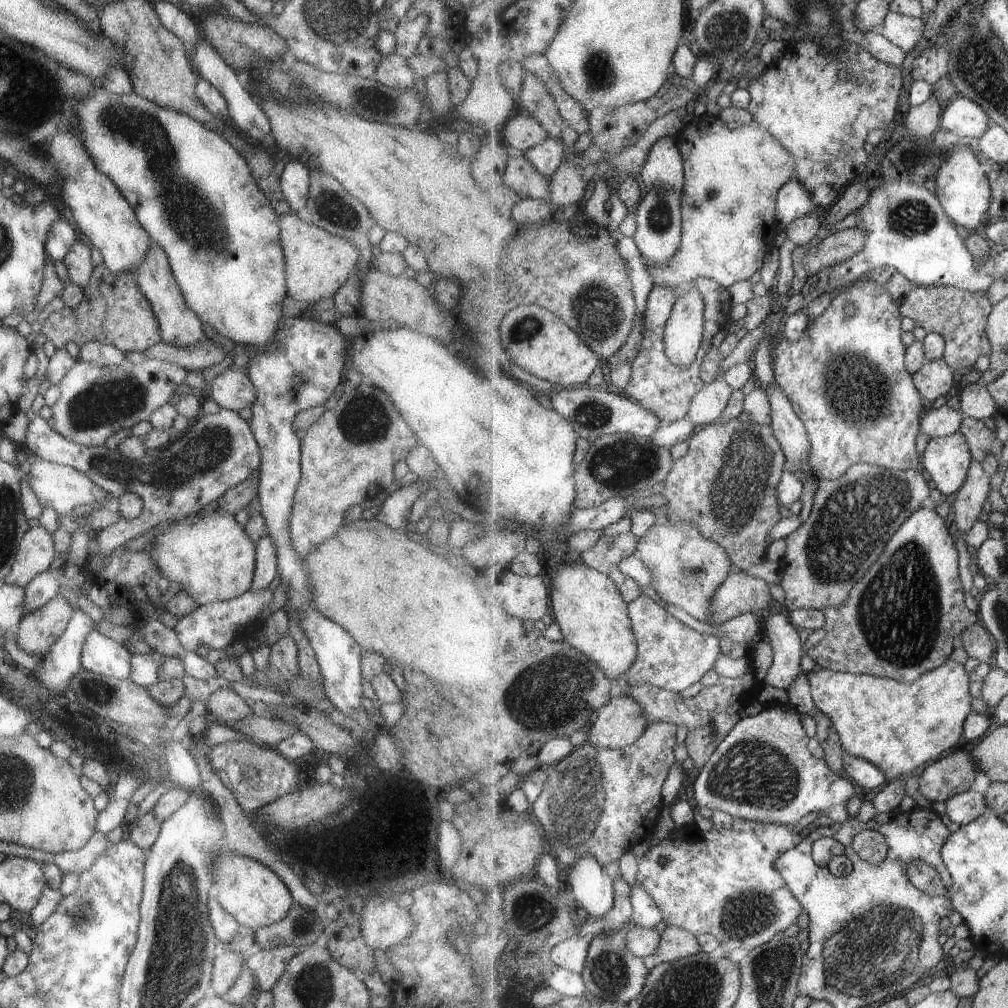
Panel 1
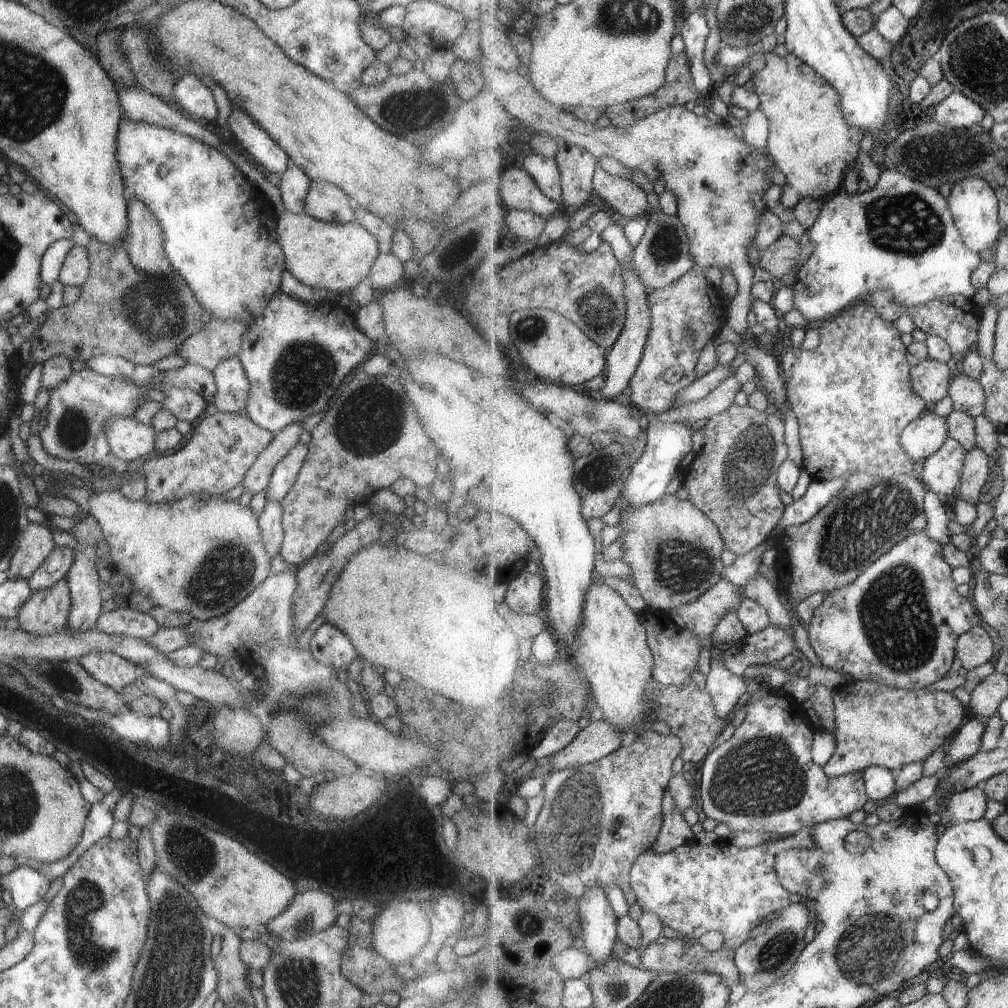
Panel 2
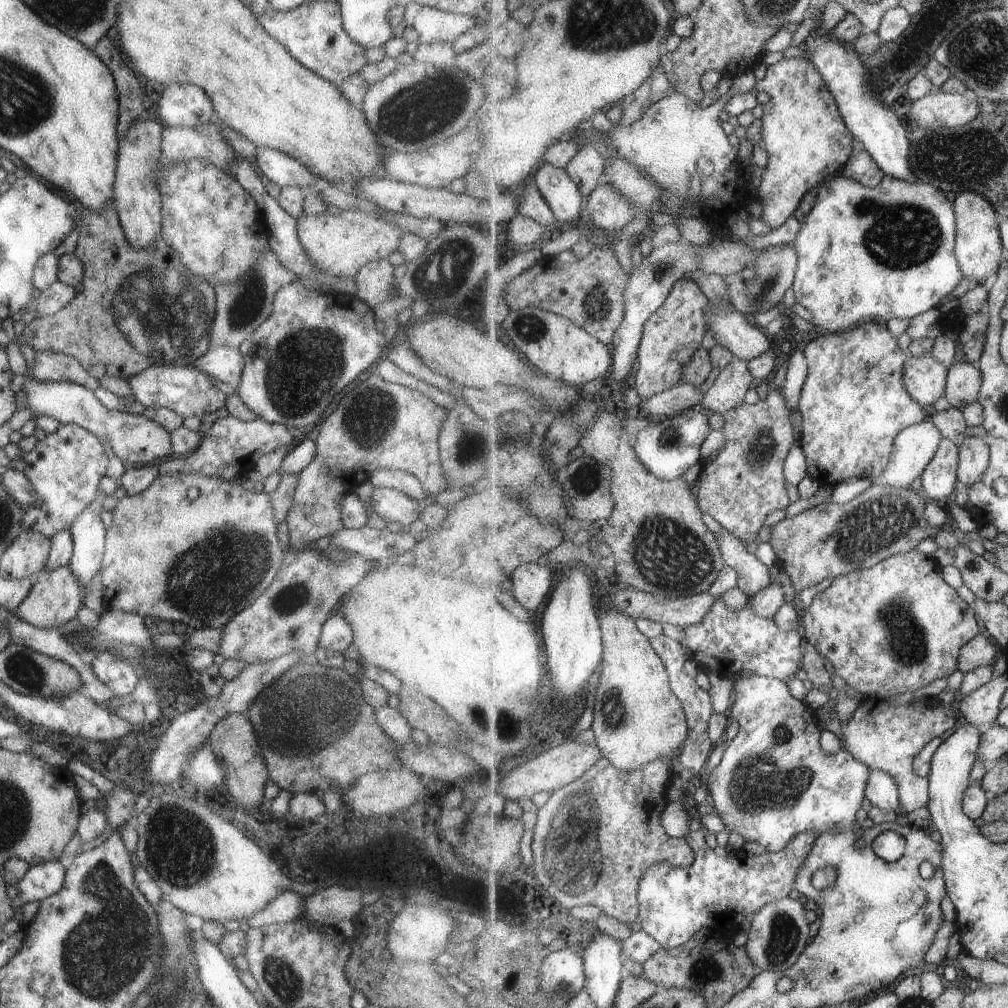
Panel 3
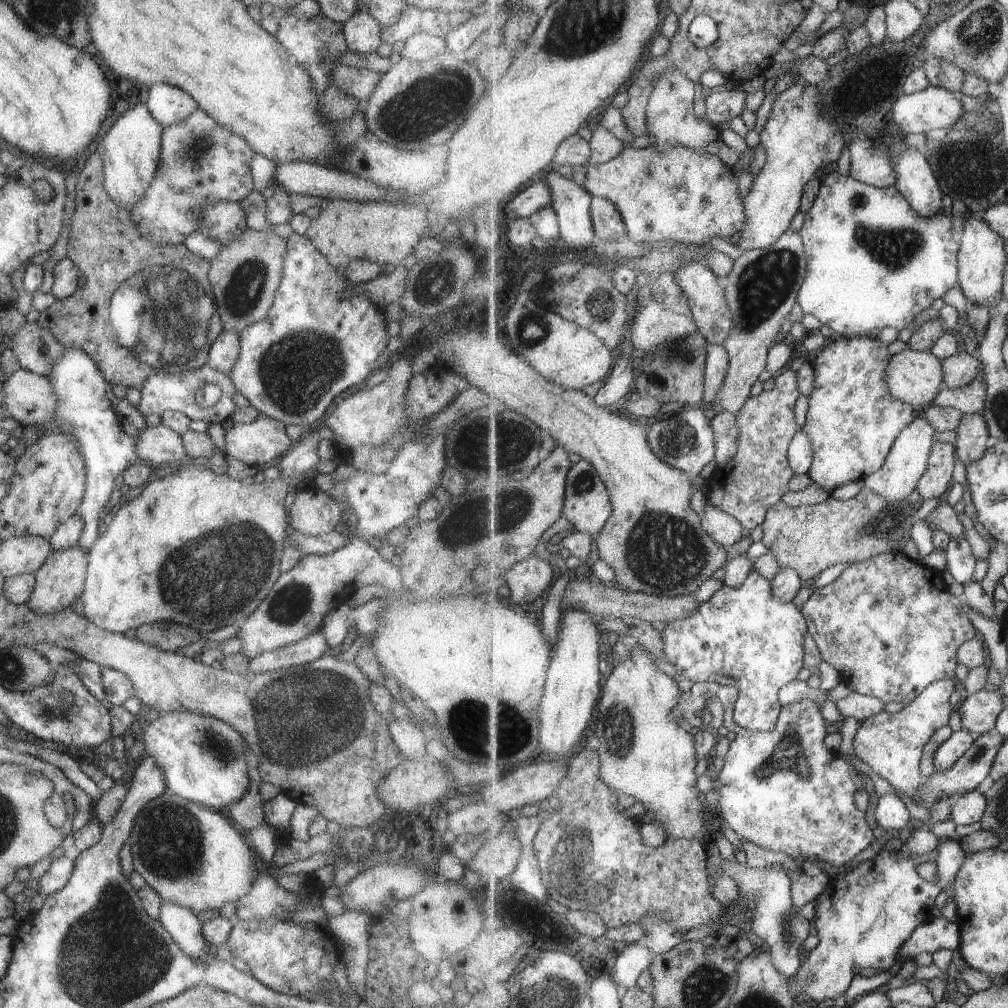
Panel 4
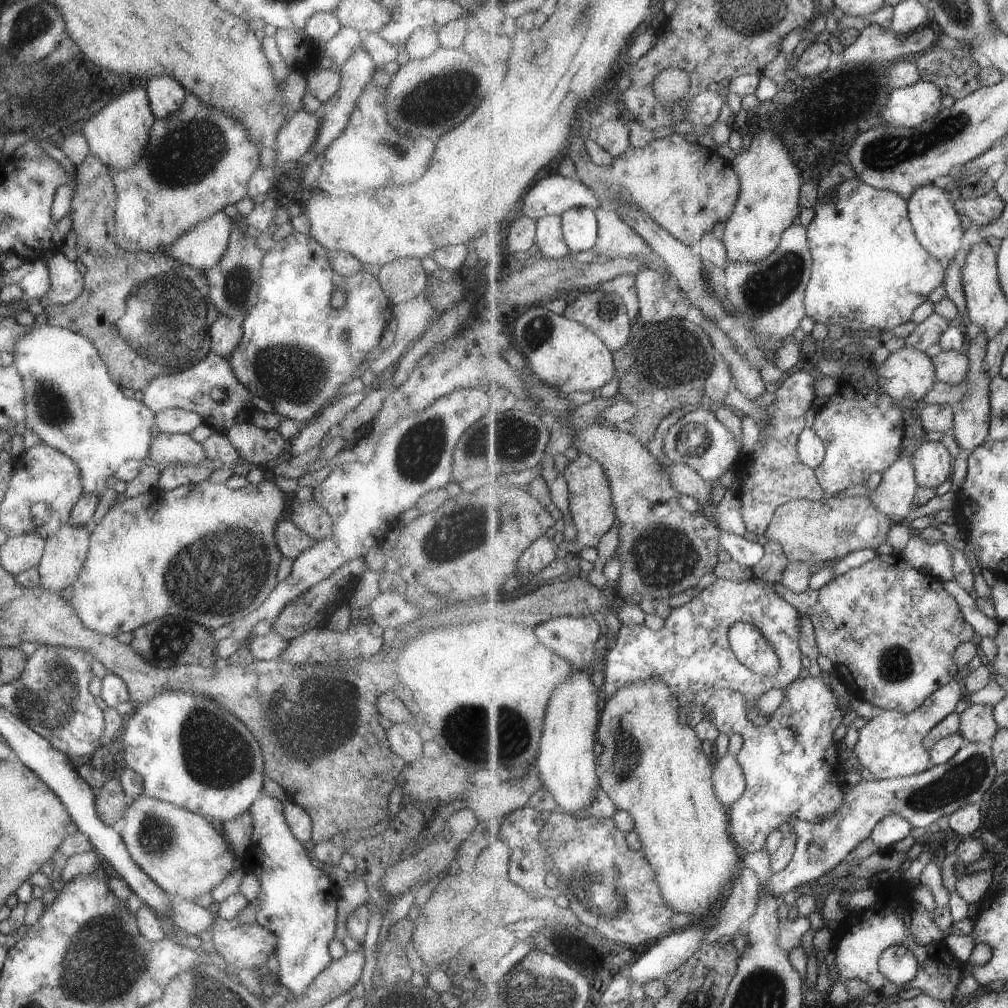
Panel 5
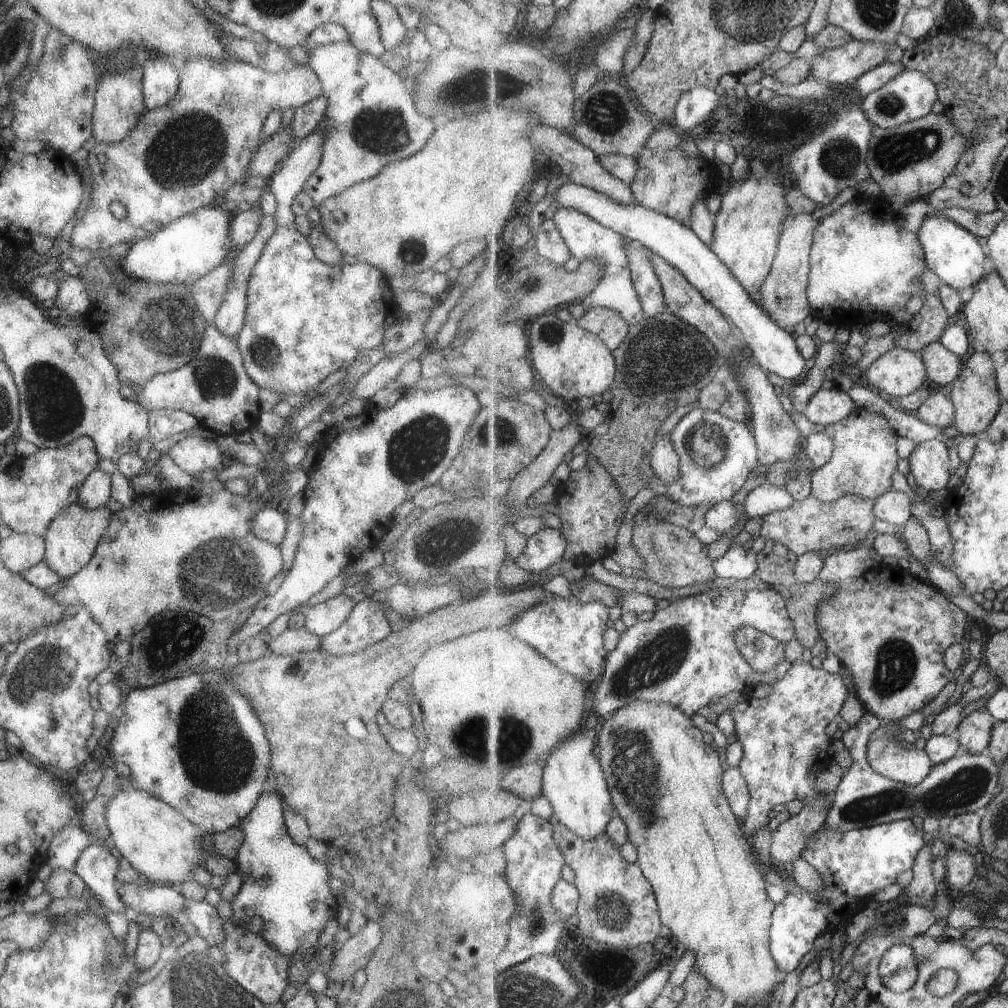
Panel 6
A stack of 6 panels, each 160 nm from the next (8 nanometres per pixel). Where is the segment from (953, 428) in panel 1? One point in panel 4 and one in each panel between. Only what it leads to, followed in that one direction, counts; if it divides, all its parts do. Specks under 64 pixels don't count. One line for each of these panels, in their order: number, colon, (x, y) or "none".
2: (926, 434)
3: (915, 447)
4: (908, 461)

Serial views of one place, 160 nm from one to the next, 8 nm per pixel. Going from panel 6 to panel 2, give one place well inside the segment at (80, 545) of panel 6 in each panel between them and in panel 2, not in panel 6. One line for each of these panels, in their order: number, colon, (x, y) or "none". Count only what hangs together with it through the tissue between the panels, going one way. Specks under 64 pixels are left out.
2: (45, 611)
3: (55, 596)
4: (58, 582)
5: (64, 551)

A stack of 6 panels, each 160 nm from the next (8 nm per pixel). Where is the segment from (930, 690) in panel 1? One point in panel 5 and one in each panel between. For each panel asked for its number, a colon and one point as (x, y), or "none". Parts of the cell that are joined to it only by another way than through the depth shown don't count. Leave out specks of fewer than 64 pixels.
2: (876, 726)
3: (885, 736)
4: (892, 744)
5: (891, 745)

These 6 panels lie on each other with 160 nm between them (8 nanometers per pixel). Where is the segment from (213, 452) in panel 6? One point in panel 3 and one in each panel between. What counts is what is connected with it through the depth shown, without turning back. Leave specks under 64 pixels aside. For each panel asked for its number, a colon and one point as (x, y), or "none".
3: (136, 441)
4: (158, 445)
5: (166, 448)

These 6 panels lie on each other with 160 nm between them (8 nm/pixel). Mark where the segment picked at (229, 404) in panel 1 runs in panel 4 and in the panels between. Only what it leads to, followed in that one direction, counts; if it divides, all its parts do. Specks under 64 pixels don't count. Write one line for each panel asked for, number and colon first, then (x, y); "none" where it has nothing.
2: (231, 384)
3: (220, 362)
4: (223, 352)

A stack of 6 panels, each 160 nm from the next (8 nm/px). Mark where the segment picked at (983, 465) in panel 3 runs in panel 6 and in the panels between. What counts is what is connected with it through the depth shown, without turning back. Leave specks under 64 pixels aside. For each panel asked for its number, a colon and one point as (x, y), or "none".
4: (973, 440)
5: (971, 430)
6: (976, 395)

